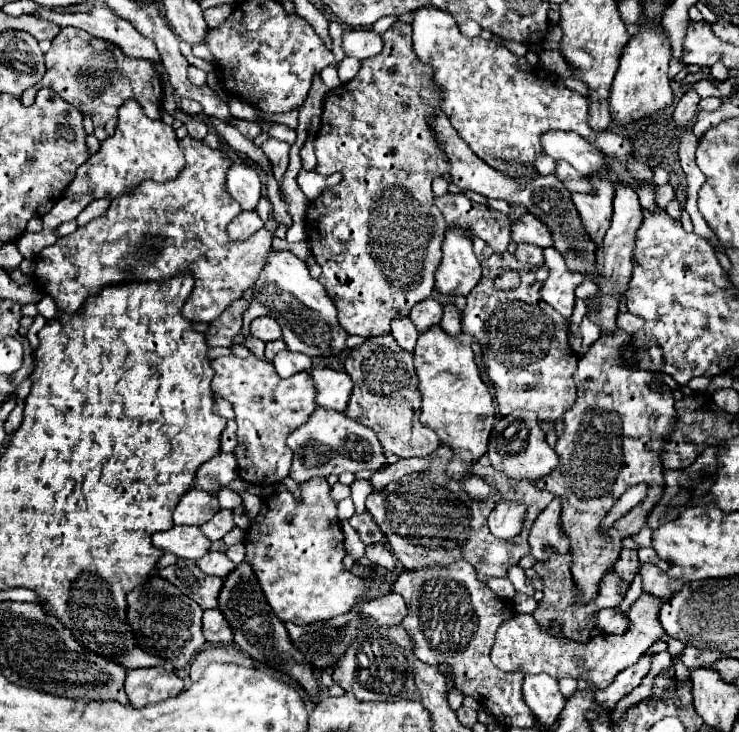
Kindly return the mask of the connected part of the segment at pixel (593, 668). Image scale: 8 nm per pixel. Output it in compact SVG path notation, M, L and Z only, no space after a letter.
M642 593L626 613L628 629L622 635L596 635L588 643L576 643L562 637L562 629L552 625L550 629L542 629L540 623L526 613L514 613L508 621L504 621L496 631L496 641L492 647L492 661L502 671L522 669L524 673L548 673L554 679L562 677L586 677L594 687L606 689L614 677L634 665L642 653L648 651L650 645L662 639L664 629L658 621L662 607L662 599L650 593Z

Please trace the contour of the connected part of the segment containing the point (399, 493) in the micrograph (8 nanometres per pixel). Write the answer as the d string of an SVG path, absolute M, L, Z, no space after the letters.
M430 467L422 473L412 473L410 477L402 477L402 481L390 483L380 491L374 491L366 499L366 507L372 513L374 521L388 537L388 543L396 555L396 559L406 569L426 569L434 565L450 565L452 561L468 561L478 571L480 581L488 577L504 577L506 569L516 565L524 555L530 553L528 549L528 531L534 523L536 515L554 499L548 491L538 491L532 485L520 485L520 501L528 505L522 533L510 541L502 541L494 537L488 529L488 515L496 501L508 497L506 487L494 485L494 497L486 501L470 499L468 493L462 489L462 483L448 477L444 471L432 471Z

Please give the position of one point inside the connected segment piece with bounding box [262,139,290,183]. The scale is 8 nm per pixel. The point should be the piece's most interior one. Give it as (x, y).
(277, 151)

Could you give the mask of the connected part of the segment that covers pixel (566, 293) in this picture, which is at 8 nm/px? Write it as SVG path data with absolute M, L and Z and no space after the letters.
M554 247L544 249L544 263L550 269L550 277L544 281L542 299L552 305L564 319L570 319L574 311L574 289L584 281L578 273L570 273L562 255Z

